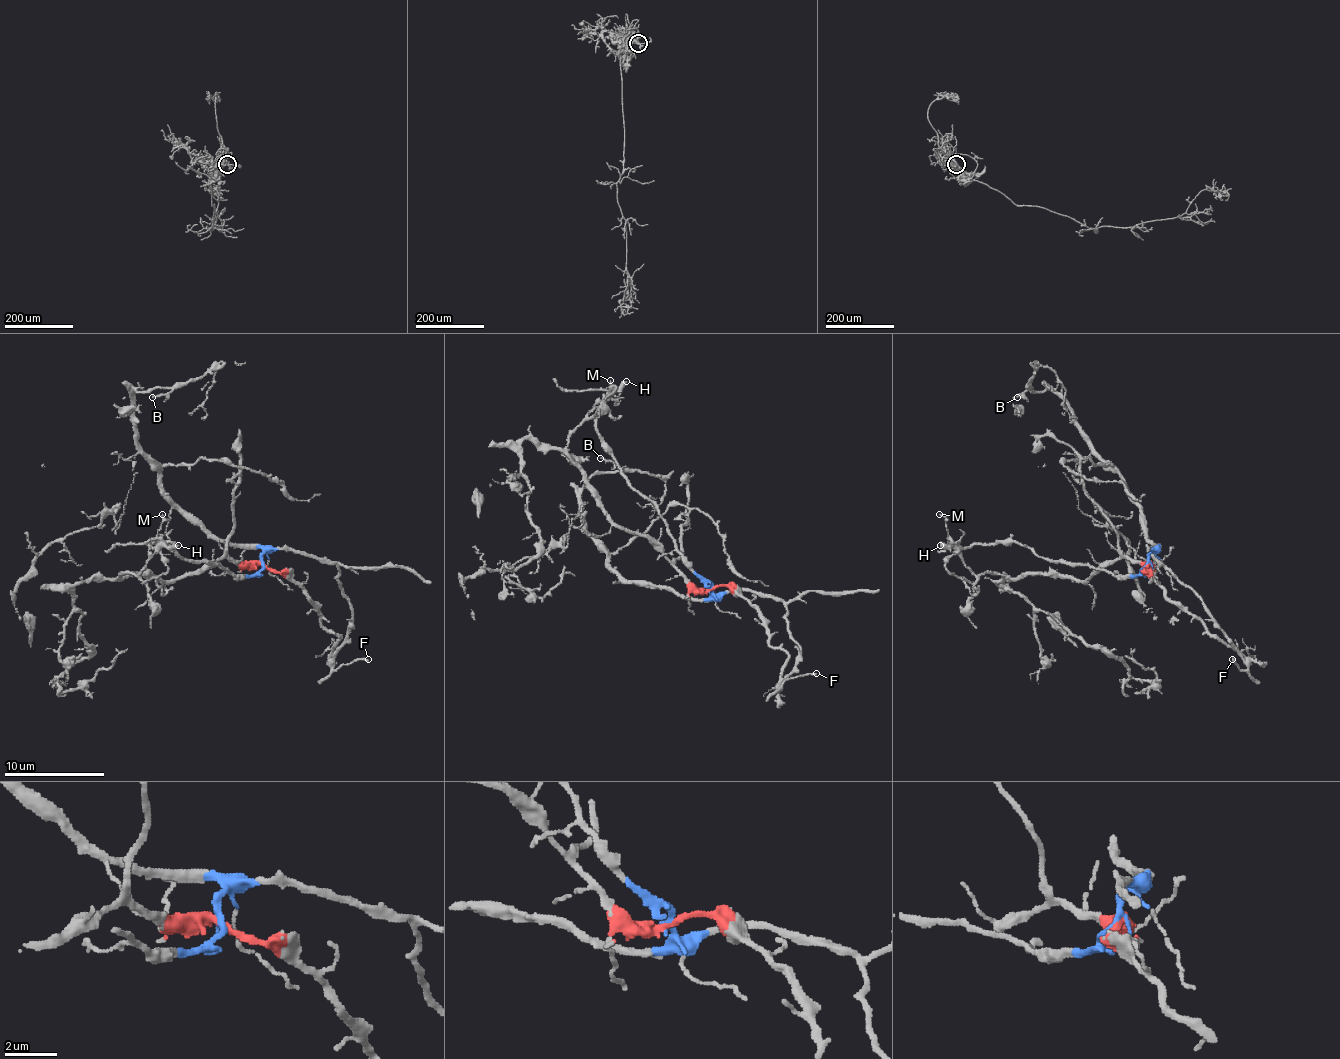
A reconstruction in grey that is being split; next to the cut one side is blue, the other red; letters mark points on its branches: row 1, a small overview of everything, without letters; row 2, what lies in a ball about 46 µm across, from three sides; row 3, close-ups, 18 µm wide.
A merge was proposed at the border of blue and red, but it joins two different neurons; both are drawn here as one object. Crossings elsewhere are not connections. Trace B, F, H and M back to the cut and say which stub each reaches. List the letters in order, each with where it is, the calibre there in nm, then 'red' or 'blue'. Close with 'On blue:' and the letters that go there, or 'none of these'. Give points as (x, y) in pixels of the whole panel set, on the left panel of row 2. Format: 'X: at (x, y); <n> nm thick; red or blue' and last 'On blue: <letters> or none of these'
B: at (152, 397); 160 nm thick; blue
F: at (368, 659); 170 nm thick; blue
H: at (178, 545); 320 nm thick; blue
M: at (162, 514); 100 nm thick; blue
On blue: B, F, H, M

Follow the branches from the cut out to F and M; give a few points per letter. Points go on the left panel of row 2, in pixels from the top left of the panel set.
F: (262, 565), (269, 550), (299, 550), (330, 560), (352, 612), (352, 627), (335, 658), (335, 670), (367, 660)
M: (262, 565), (254, 575), (234, 575), (219, 565), (189, 562), (167, 542), (149, 545), (159, 540), (161, 515)

